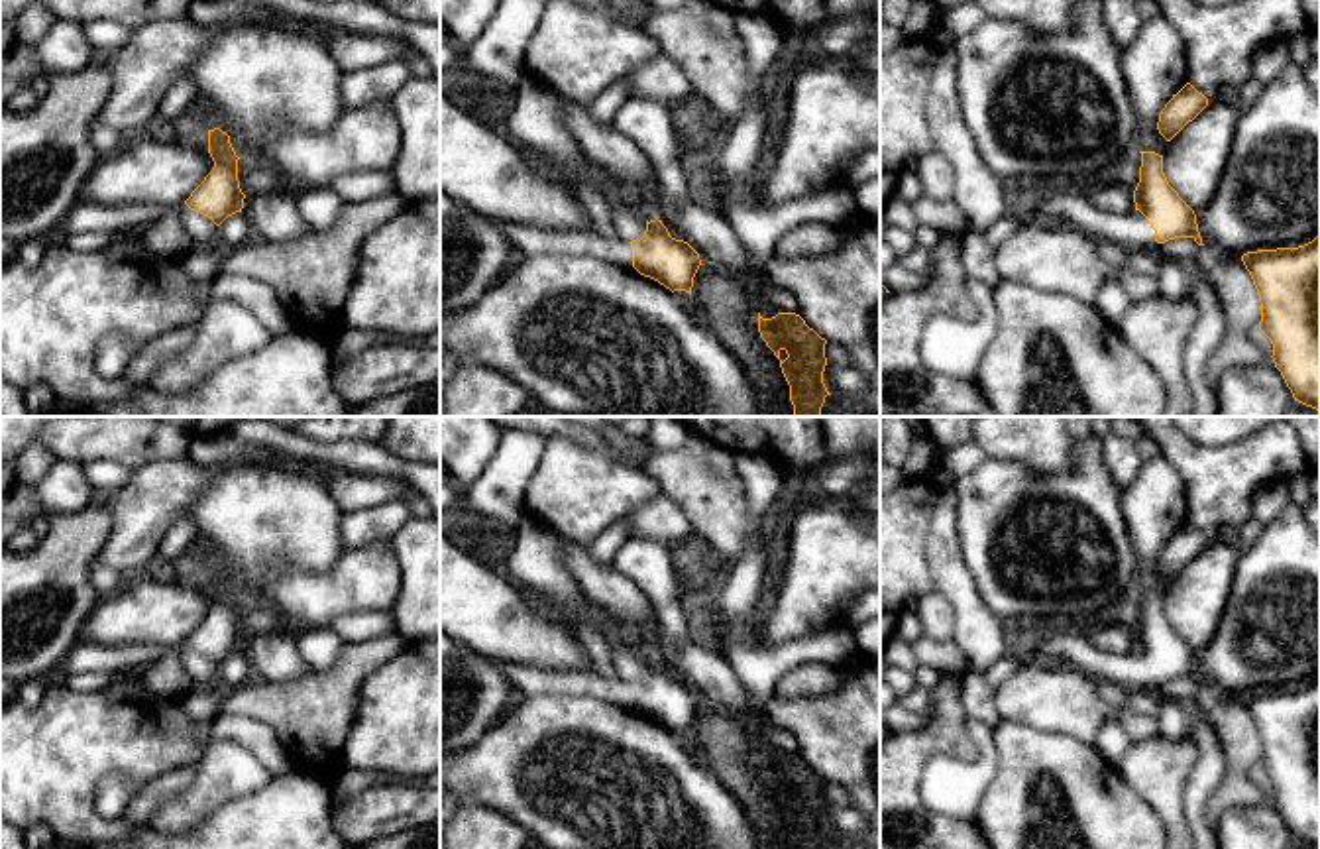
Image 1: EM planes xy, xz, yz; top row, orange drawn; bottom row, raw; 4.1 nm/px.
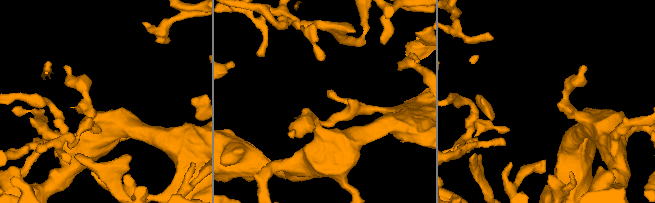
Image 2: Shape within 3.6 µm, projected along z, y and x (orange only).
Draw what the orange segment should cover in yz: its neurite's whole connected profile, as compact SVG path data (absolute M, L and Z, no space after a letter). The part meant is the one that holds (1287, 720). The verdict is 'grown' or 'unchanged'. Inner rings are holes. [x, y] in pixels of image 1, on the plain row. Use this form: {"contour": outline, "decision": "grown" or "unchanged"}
{"contour": "M1320 676L1298 688L1241 696L1261 743L1259 770L1273 784L1273 802L1294 841L1320 849Z", "decision": "unchanged"}

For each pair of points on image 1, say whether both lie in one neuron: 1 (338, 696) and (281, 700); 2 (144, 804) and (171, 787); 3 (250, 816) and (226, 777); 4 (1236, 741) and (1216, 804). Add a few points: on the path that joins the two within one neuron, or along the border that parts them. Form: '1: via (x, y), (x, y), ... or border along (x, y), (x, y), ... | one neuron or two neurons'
1: via (325, 700), (295, 700) | one neuron
2: via (150, 798), (165, 787) | one neuron
3: border along (274, 777), (258, 789), (219, 804), (201, 822) | two neurons
4: via (1236, 757), (1236, 785), (1232, 789) | one neuron

